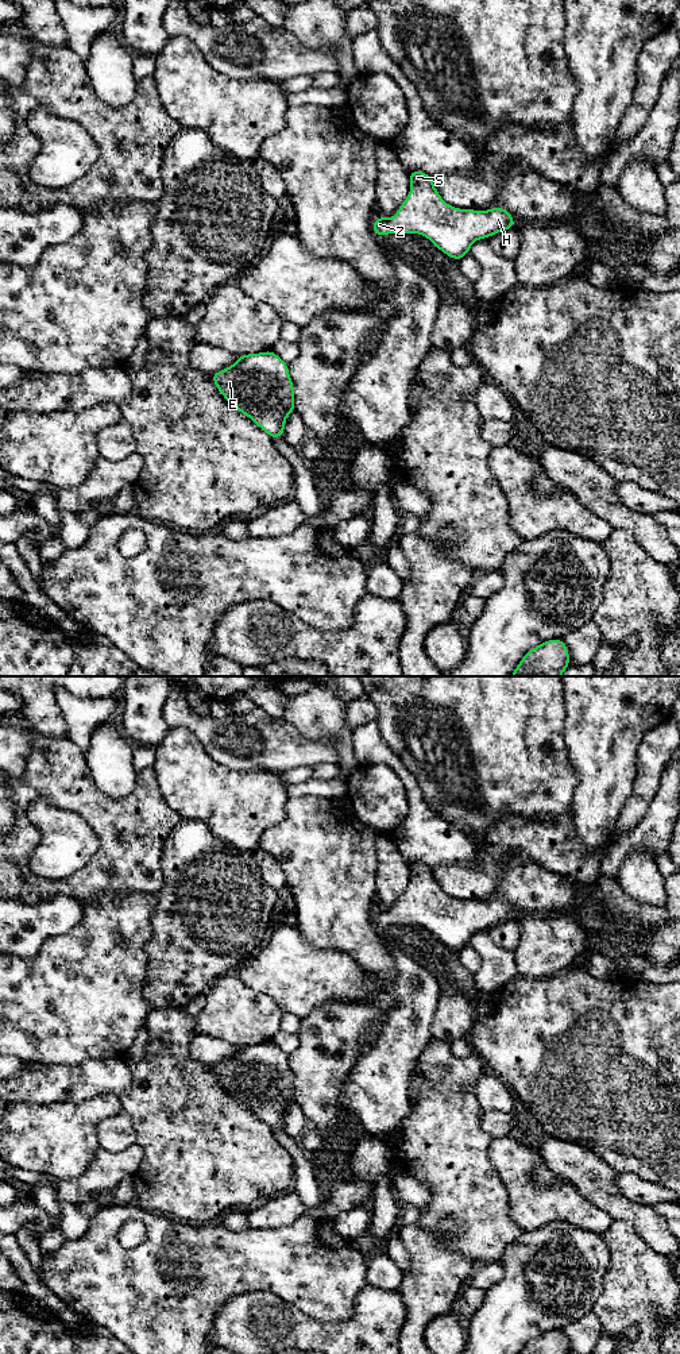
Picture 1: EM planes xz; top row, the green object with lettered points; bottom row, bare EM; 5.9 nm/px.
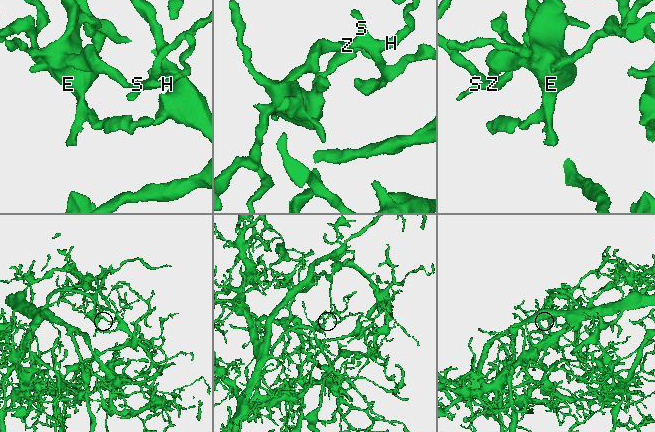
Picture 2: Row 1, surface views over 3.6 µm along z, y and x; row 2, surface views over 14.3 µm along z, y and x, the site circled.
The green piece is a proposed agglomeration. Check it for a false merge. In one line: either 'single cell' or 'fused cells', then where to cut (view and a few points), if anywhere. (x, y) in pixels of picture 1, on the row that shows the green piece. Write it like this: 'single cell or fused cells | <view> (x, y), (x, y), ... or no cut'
single cell | no cut

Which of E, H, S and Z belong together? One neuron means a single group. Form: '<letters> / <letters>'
E H S Z

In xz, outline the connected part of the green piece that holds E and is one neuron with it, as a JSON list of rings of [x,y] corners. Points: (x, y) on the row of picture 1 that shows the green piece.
[[[273,350],[239,355],[229,367],[210,374],[221,396],[273,440],[283,437],[286,417],[295,410],[289,364]]]

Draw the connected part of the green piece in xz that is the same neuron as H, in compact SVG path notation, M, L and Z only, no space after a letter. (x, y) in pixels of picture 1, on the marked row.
M409 170L409 177L412 190L397 215L375 217L372 232L376 238L389 234L420 234L459 262L470 254L475 240L517 227L513 215L502 207L488 211L455 208L441 198L430 174Z

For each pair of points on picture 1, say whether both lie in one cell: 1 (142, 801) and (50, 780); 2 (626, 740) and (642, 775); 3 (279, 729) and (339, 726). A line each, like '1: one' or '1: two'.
1: one
2: two
3: two

